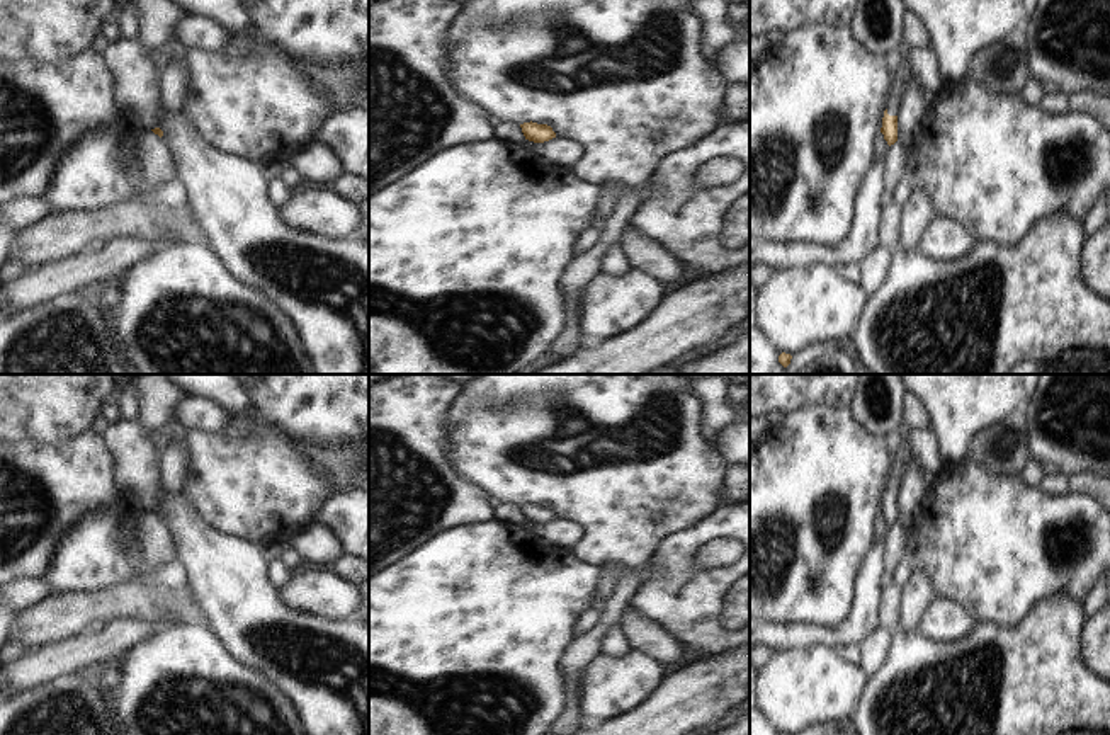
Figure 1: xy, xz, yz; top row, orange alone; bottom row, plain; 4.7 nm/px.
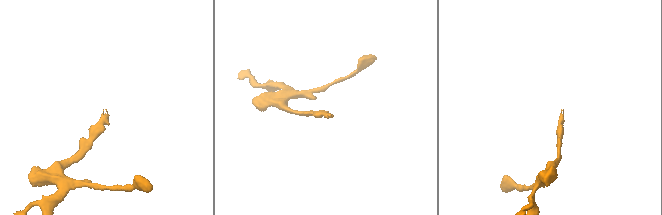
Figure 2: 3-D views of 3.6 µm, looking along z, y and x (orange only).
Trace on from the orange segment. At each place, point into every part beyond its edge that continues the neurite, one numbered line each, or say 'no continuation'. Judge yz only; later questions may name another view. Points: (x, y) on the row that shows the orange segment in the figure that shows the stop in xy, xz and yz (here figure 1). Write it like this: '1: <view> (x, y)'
1: yz (920, 65)

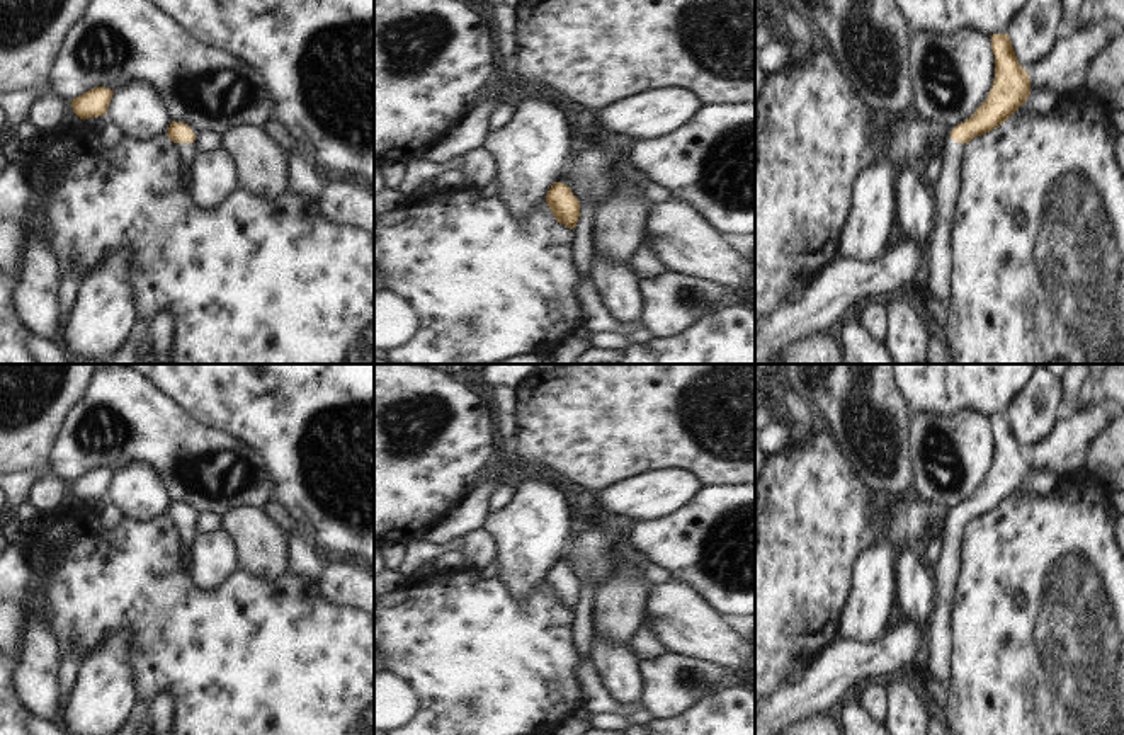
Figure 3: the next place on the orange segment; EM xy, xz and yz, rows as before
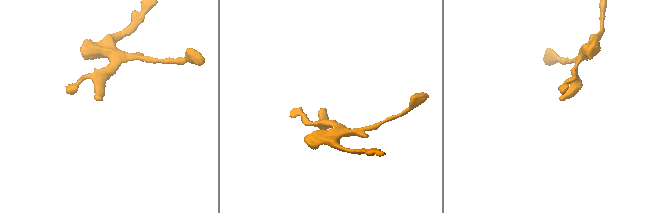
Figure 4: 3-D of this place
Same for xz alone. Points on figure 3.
no continuation

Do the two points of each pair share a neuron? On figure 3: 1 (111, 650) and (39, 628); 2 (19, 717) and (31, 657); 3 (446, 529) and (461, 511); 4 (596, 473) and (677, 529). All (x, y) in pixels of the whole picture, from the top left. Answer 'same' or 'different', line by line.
1: different
2: different
3: same
4: different

